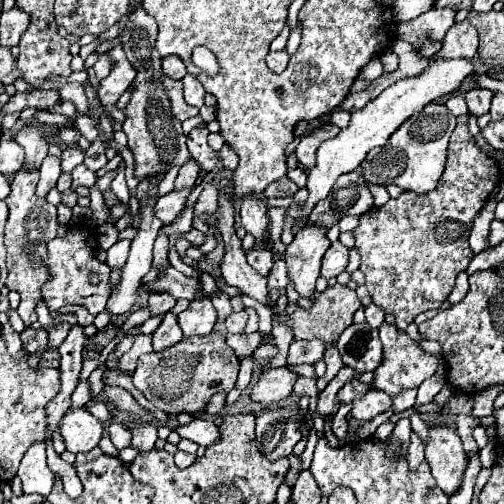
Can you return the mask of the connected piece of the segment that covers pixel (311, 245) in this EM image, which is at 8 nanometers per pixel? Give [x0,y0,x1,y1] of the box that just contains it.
[285,227,331,299]

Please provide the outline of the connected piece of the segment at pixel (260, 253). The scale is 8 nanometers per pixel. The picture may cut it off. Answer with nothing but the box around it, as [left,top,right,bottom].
[247,249,273,275]

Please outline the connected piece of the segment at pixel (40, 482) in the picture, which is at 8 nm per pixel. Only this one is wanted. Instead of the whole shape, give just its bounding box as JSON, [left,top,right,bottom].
[17,443,55,495]

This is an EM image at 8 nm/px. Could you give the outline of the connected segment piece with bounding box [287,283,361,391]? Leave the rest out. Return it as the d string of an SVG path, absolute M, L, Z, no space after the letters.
M335 283L333 287L327 287L323 293L315 295L313 297L313 307L309 309L303 309L299 305L287 305L287 313L289 313L289 319L291 319L291 327L293 327L293 335L295 339L321 339L325 341L325 355L323 355L323 361L327 363L327 371L325 375L317 381L317 389L323 391L325 385L337 375L337 371L341 369L343 361L337 353L337 339L341 337L341 333L353 323L353 313L361 307L357 295L353 289L345 287L345 285L339 285Z

